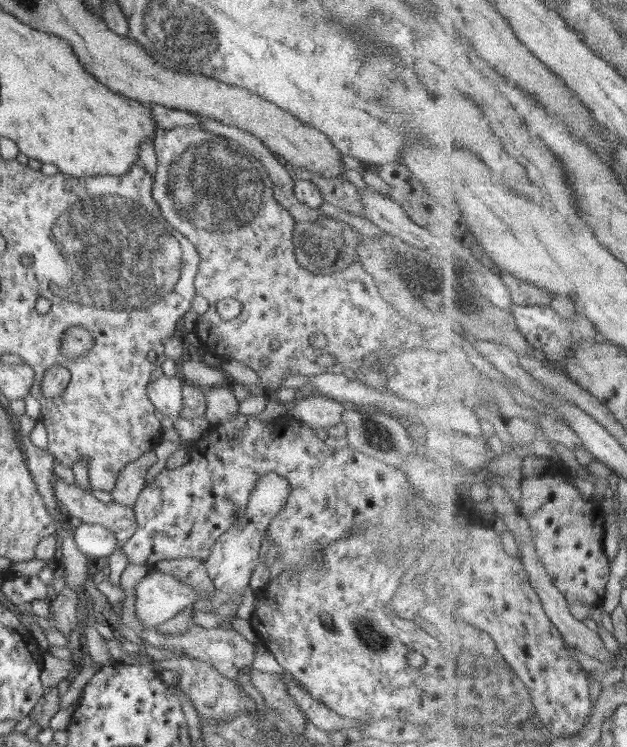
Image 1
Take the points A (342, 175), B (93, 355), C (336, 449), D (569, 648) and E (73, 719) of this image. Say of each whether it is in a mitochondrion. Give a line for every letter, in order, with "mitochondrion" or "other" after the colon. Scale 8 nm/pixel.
A: other
B: other
C: other
D: other
E: other

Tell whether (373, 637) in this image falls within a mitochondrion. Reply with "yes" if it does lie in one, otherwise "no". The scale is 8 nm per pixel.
yes

